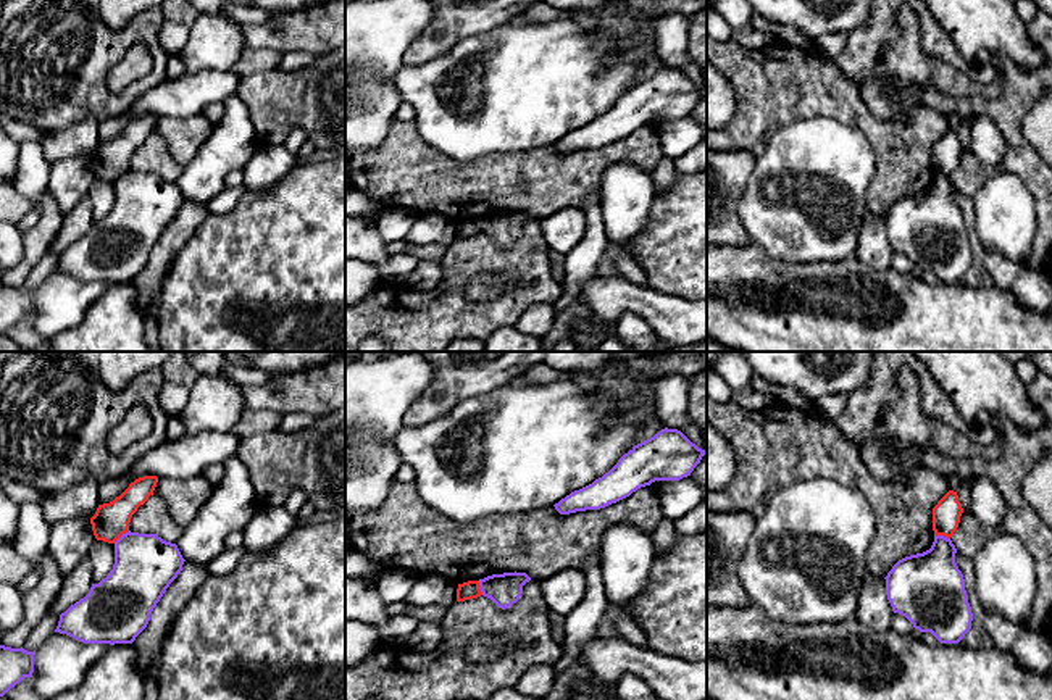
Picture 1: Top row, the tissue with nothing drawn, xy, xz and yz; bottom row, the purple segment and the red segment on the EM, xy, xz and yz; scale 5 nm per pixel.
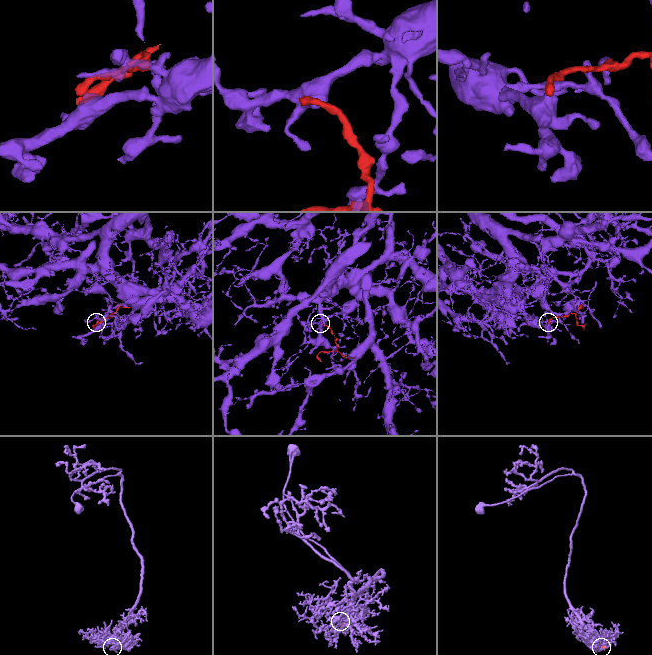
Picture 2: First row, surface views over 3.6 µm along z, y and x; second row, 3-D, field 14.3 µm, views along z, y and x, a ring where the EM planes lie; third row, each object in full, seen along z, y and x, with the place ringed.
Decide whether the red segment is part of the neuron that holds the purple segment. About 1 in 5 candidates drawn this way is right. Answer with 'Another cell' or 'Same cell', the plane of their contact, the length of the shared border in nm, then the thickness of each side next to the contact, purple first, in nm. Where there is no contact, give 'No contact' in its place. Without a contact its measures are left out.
Another cell. Touches purple in xy. Shared border 110 nm. Thickness 300 nm (purple) against 180 nm

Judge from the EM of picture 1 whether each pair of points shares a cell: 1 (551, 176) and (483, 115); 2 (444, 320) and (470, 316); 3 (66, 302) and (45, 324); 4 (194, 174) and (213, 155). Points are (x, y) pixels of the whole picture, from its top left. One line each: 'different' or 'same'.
1: different
2: same
3: same
4: same

